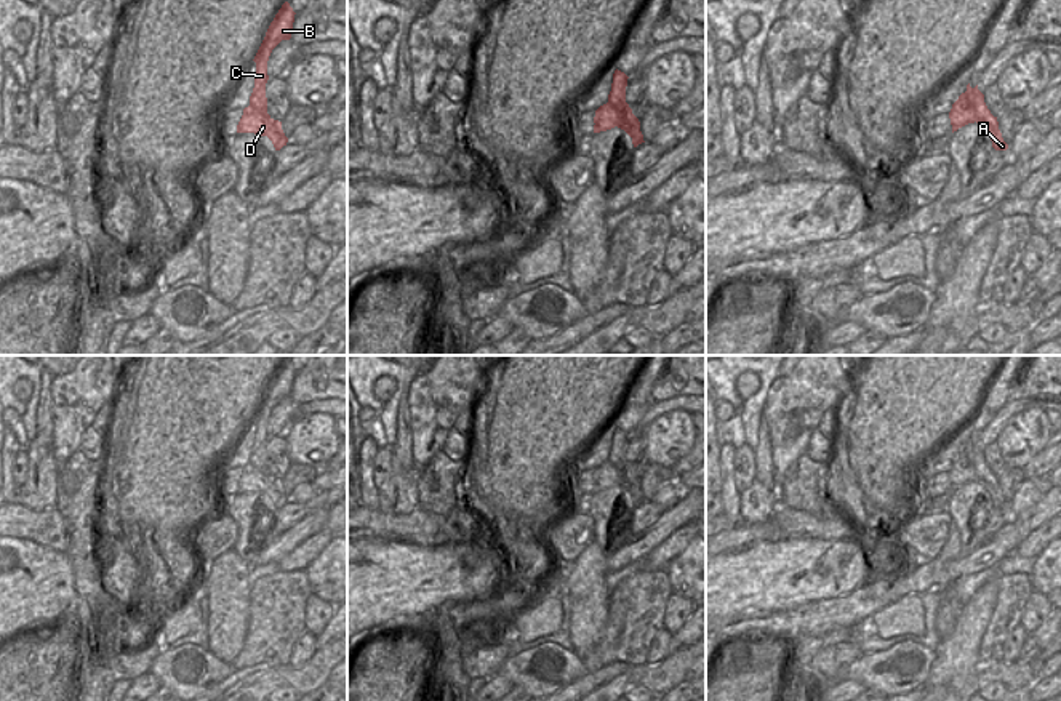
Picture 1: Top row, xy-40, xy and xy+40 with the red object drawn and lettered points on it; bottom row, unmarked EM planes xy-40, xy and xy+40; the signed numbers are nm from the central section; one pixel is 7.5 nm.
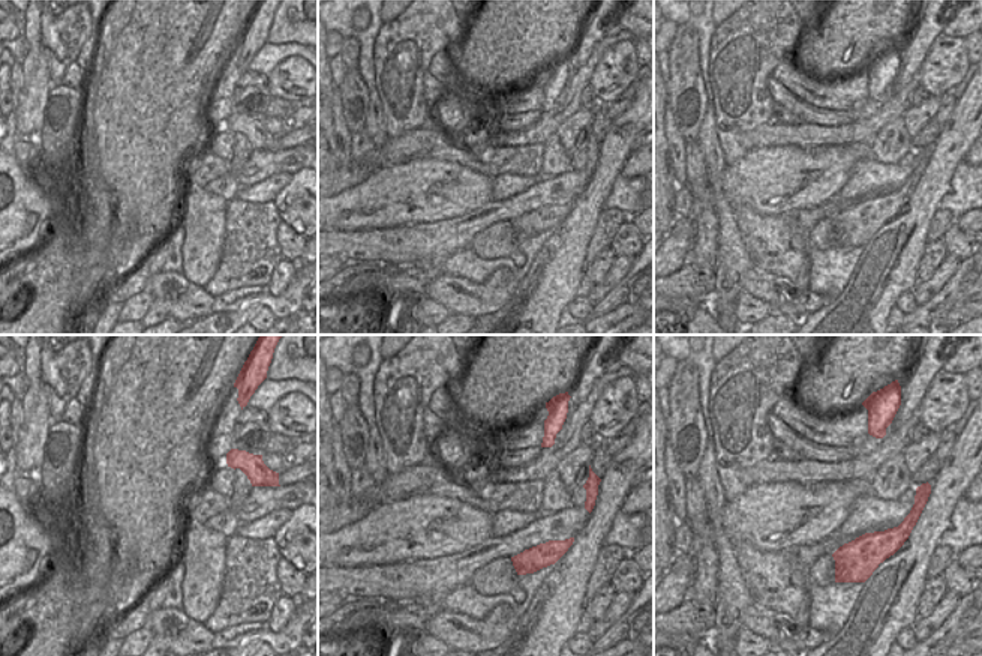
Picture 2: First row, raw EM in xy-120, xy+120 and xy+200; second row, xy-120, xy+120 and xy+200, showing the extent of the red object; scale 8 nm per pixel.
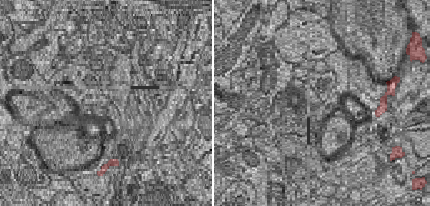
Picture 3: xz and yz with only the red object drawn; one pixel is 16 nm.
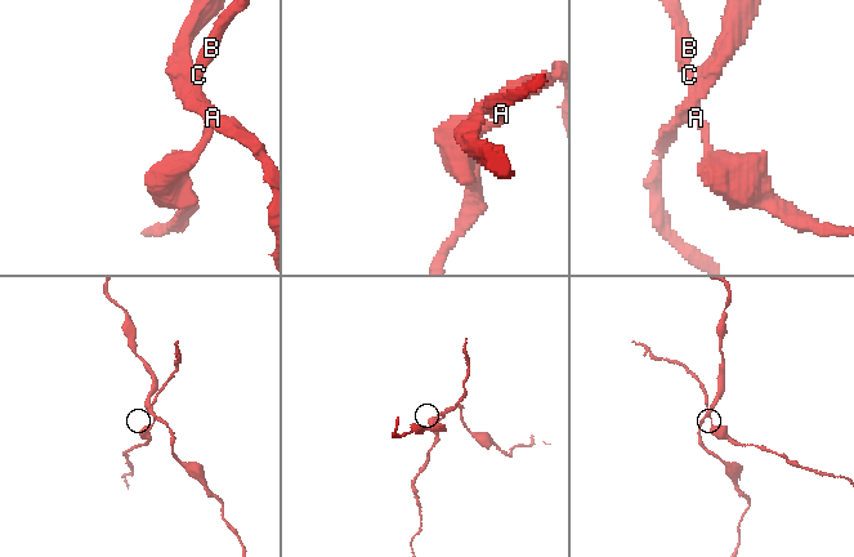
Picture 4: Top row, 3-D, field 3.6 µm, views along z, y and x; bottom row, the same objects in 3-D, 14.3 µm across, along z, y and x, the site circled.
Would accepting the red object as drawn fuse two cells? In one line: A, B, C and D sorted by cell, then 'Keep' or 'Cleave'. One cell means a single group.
Groups: A B C / D. Cleave.

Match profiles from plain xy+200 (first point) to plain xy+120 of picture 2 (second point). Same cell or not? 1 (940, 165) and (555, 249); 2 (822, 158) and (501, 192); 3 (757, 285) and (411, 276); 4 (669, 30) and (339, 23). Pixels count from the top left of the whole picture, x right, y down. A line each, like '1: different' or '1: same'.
1: same
2: different
3: different
4: different

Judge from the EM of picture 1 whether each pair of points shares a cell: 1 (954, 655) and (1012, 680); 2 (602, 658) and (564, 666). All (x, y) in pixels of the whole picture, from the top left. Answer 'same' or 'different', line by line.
1: different
2: different

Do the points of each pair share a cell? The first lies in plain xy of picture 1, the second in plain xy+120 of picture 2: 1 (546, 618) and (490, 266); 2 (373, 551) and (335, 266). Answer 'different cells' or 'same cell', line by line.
1: different cells
2: different cells

